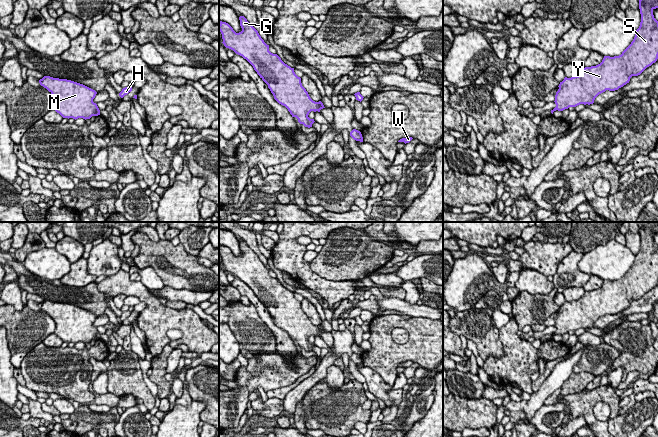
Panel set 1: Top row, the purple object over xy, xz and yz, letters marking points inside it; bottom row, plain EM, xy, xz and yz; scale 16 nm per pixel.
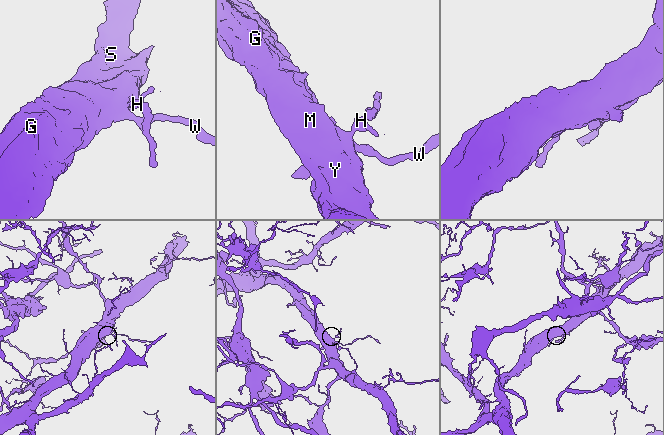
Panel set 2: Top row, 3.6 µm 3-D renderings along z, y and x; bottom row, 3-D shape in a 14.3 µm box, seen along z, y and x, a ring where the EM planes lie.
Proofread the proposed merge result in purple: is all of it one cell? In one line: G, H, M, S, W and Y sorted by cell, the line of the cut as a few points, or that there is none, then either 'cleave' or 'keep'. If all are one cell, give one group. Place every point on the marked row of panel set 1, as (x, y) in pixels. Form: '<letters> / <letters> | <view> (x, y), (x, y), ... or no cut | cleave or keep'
G H M S W Y | no cut | keep

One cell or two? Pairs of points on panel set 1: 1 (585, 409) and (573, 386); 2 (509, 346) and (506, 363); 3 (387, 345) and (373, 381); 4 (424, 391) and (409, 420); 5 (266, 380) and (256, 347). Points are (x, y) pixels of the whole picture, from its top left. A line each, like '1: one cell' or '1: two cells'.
1: two cells
2: one cell
3: two cells
4: one cell
5: two cells

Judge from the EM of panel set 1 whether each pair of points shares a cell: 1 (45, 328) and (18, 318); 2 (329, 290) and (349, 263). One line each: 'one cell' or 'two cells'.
1: one cell
2: two cells

